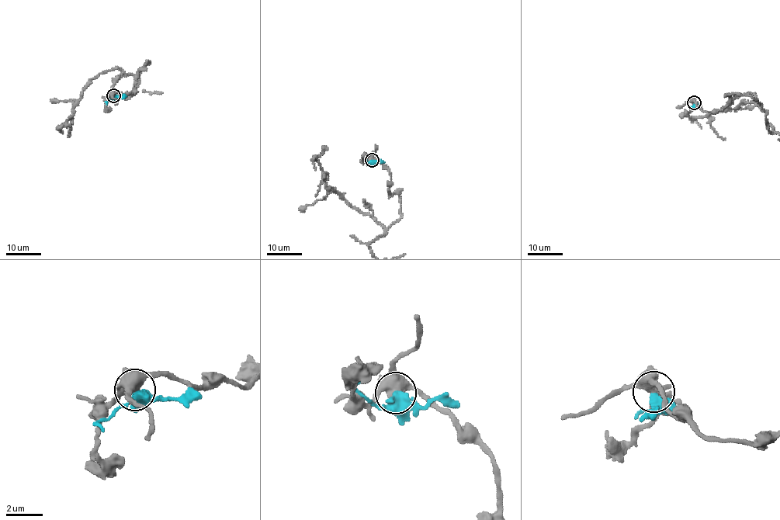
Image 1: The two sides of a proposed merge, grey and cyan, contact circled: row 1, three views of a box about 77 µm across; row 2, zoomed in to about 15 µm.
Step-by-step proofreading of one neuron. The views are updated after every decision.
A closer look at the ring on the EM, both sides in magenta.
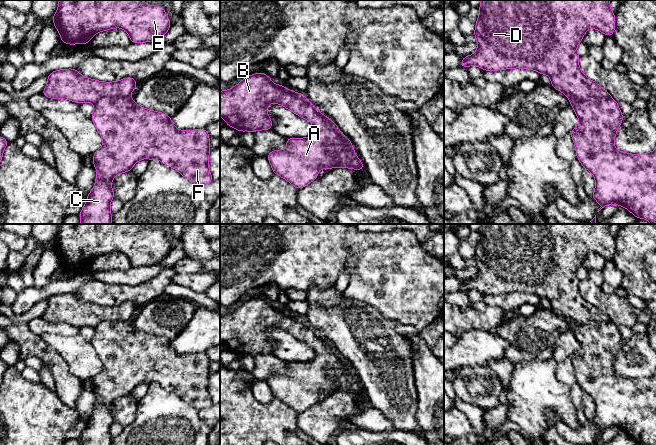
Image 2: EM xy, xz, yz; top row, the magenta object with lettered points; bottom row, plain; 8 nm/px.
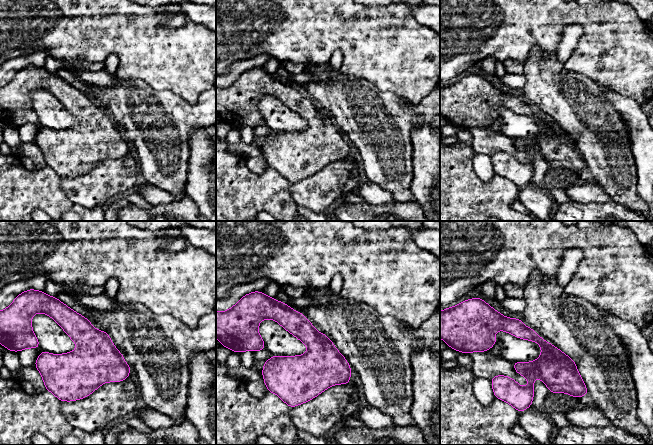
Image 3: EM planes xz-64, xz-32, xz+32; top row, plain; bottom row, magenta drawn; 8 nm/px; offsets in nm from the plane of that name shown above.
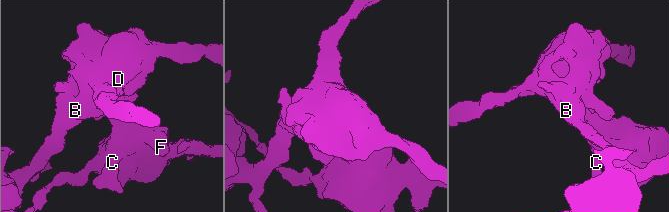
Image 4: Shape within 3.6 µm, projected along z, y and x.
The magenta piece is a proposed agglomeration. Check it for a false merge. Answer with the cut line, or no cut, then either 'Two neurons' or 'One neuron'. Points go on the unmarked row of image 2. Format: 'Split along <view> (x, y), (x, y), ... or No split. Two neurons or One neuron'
Split along xz (348, 363), (349, 373), (327, 372), (334, 390). Two neurons

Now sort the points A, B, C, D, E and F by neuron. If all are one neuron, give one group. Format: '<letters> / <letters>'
A B D E / C F

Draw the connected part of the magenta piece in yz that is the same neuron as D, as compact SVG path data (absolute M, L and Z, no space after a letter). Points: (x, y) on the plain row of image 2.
M482 224L479 233L480 239L473 257L478 272L473 279L462 283L461 291L476 289L484 295L512 292L536 294L539 298L547 298L551 303L551 309L565 317L570 325L610 321L604 312L582 297L578 288L580 280L576 275L577 269L589 252L595 252L606 260L613 260L615 238L610 233L610 224Z

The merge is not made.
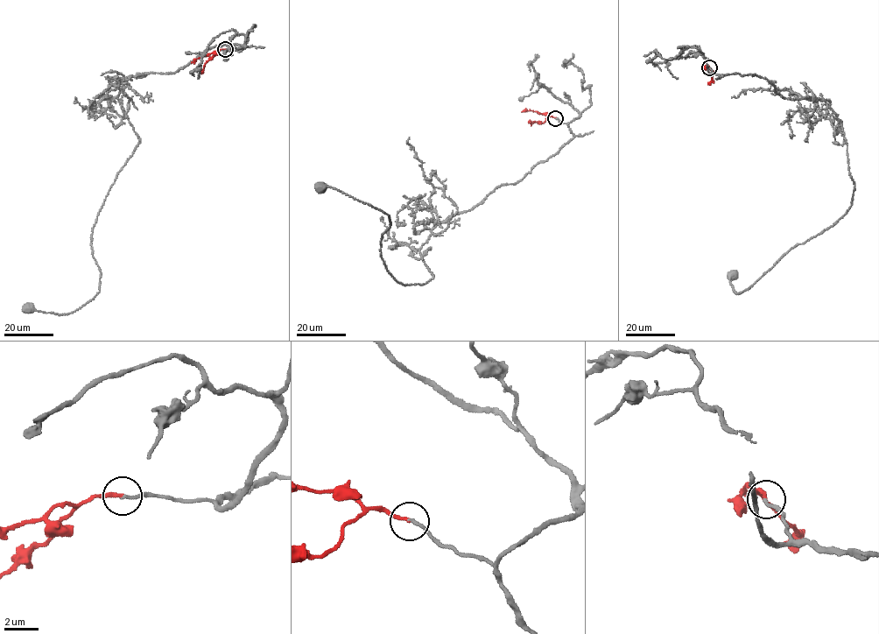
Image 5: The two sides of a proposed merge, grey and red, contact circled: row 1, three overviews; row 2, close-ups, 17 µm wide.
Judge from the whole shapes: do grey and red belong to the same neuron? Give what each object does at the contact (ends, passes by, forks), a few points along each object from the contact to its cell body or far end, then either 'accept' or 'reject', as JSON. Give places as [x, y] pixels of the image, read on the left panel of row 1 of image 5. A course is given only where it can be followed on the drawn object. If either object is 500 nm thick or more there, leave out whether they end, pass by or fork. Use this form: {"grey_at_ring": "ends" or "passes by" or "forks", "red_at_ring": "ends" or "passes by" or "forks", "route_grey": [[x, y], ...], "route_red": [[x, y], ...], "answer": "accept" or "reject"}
{"grey_at_ring": "ends", "red_at_ring": "ends", "route_grey": [[225, 49], [246, 45], [124, 79], [117, 100], [140, 141], [93, 227], [99, 292], [69, 313], [30, 307]], "route_red": [[225, 49], [210, 58], [200, 73]], "answer": "accept"}

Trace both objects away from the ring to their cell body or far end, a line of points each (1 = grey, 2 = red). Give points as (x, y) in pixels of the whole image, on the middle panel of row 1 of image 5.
1: (556, 118), (573, 137), (555, 154), (432, 229), (421, 285), (388, 271), (389, 215), (322, 188)
2: (556, 118), (550, 116), (539, 123), (529, 122)

